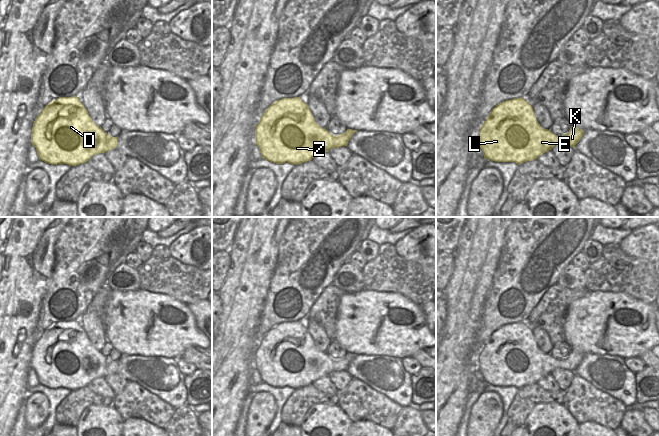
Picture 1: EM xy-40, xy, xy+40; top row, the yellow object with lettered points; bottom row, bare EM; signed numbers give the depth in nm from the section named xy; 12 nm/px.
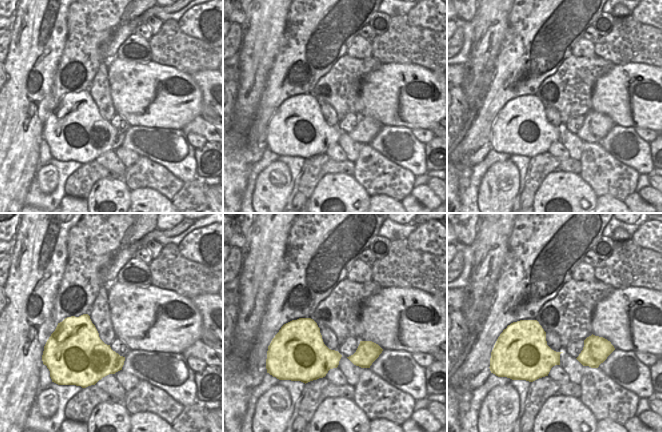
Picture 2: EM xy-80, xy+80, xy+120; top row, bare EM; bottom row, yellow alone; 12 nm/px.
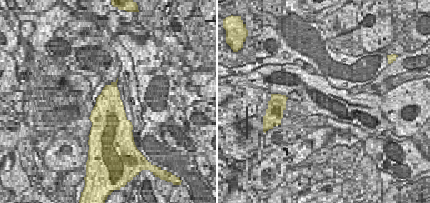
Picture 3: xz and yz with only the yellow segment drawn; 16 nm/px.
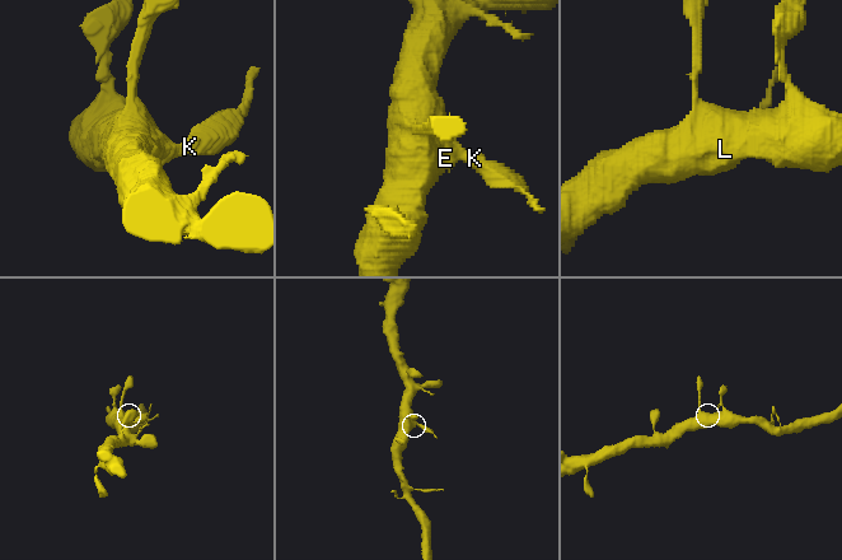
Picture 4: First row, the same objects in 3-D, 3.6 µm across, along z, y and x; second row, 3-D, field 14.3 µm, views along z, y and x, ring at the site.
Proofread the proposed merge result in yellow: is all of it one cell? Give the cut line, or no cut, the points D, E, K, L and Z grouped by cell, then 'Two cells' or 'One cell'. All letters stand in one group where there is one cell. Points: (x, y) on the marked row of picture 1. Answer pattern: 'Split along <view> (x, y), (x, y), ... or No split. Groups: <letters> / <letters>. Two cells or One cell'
No split. Groups: D E K L Z. One cell

